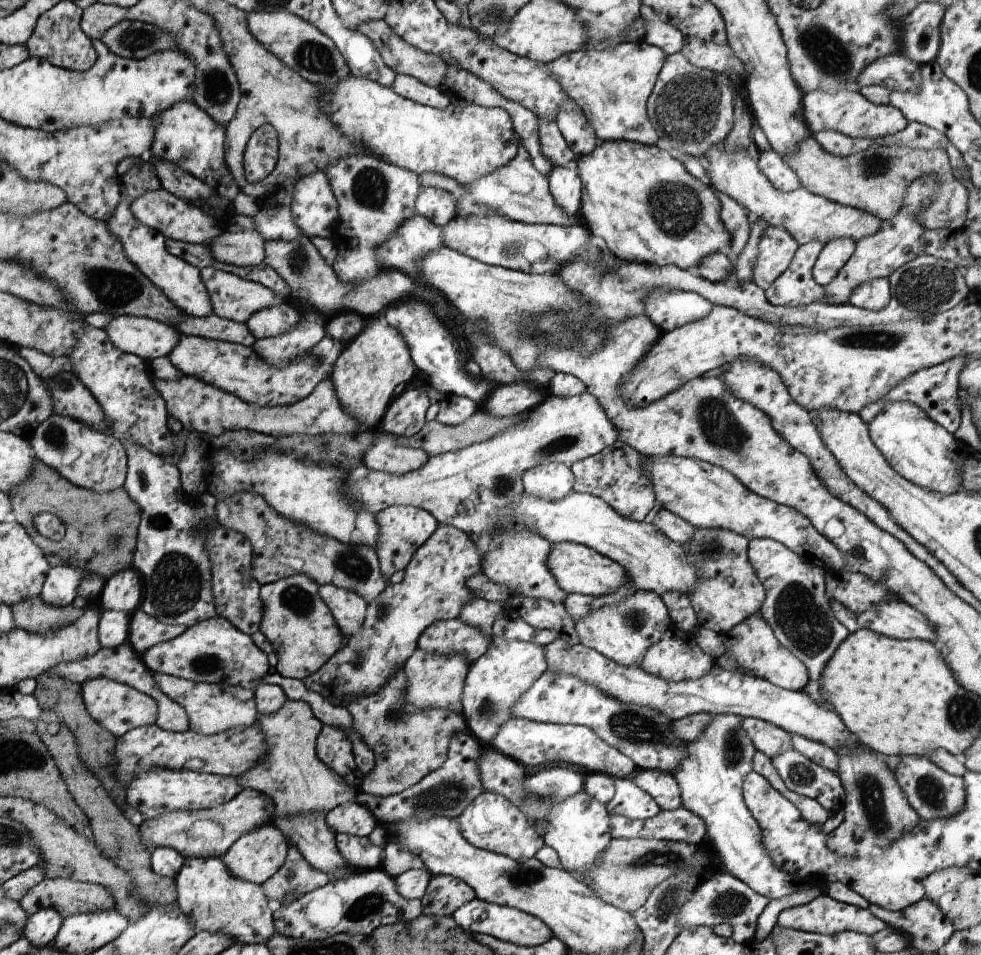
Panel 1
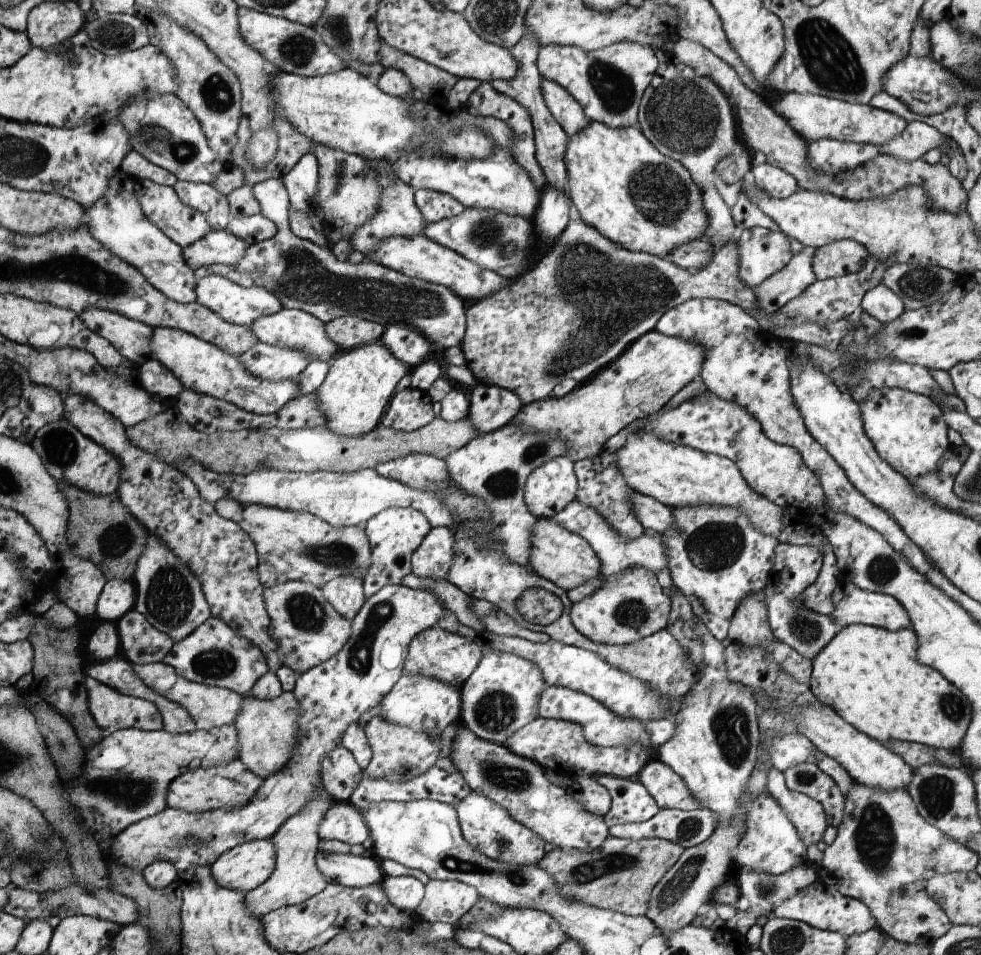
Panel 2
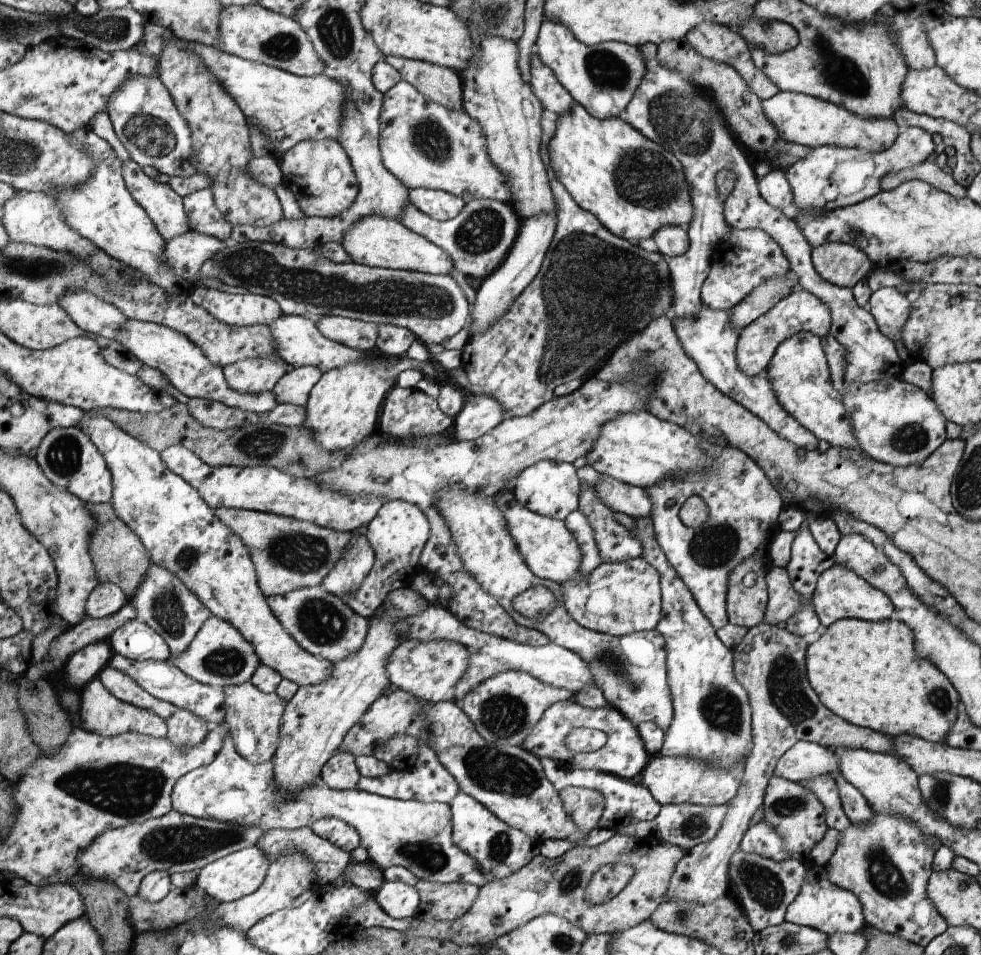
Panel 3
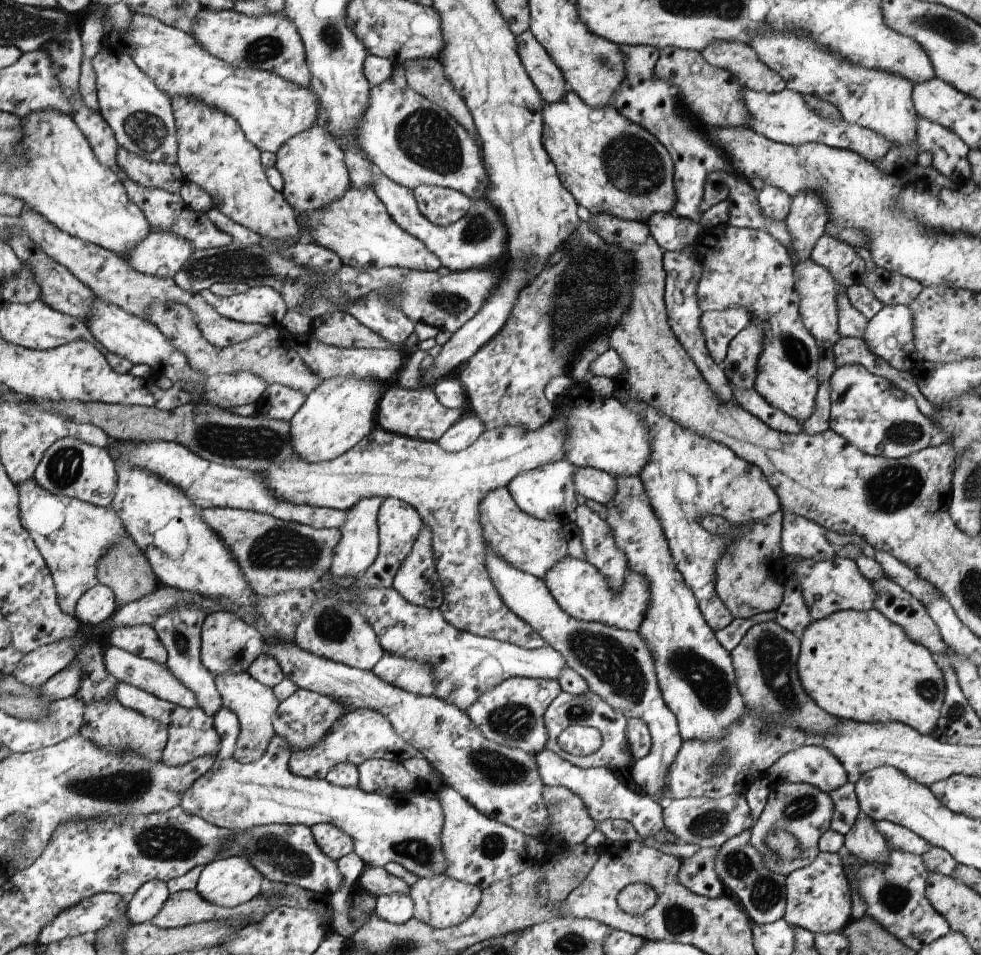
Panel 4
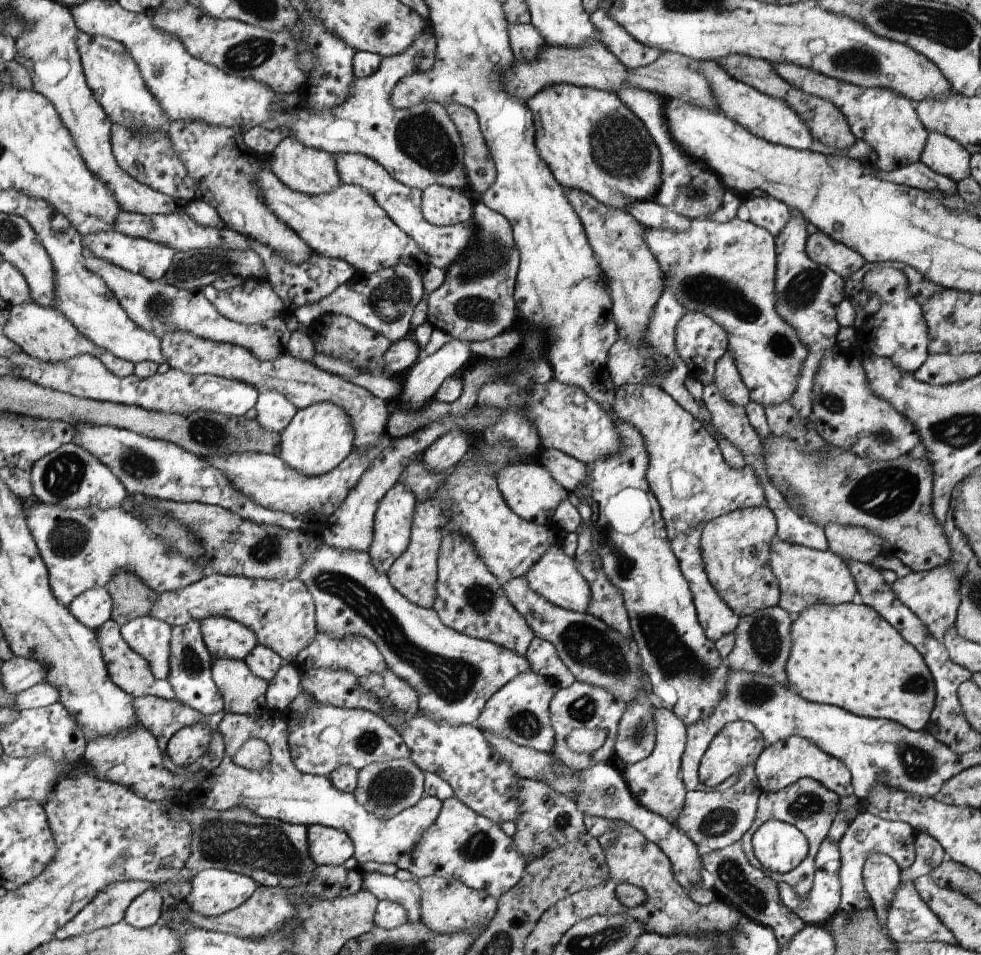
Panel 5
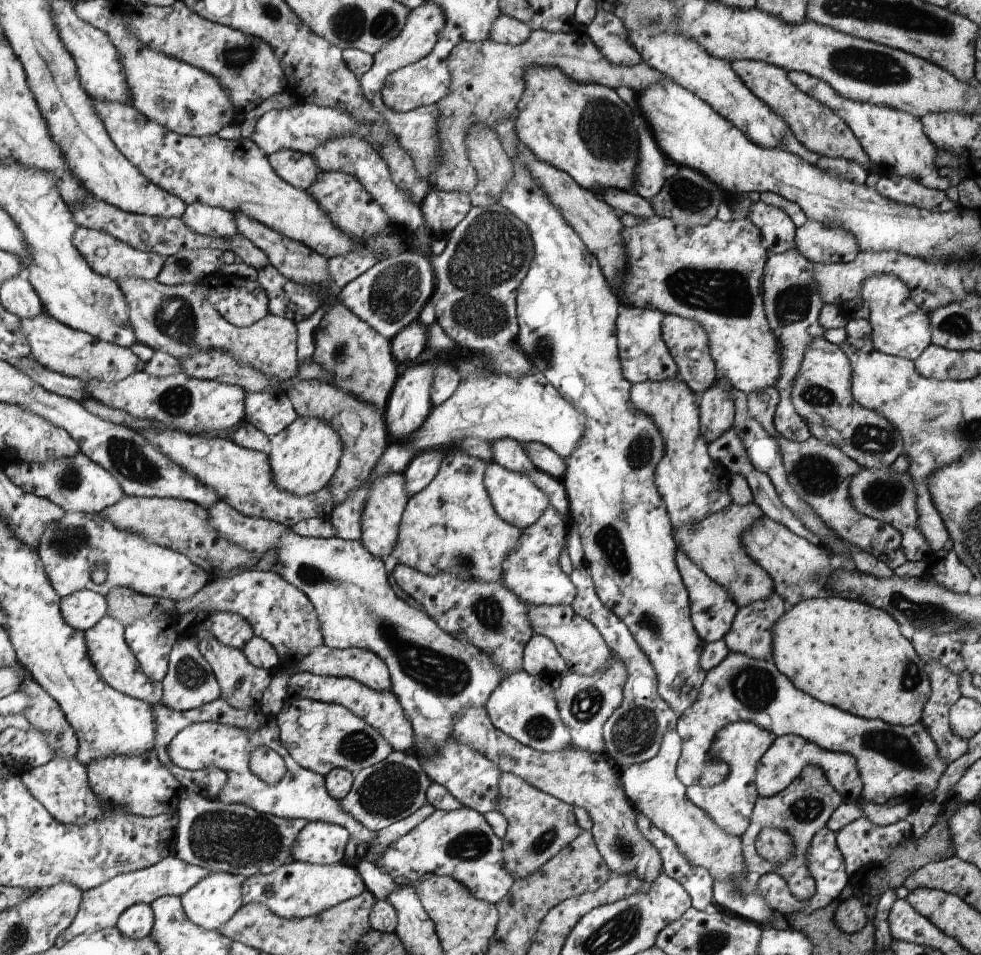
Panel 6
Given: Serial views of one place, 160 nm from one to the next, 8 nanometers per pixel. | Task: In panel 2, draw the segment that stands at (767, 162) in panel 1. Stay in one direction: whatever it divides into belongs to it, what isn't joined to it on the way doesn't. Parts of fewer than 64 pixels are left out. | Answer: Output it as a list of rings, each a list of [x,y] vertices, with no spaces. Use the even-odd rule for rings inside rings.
[[[767,162],[759,165],[751,164],[750,170],[756,188],[771,198],[784,199],[798,190],[795,178]]]

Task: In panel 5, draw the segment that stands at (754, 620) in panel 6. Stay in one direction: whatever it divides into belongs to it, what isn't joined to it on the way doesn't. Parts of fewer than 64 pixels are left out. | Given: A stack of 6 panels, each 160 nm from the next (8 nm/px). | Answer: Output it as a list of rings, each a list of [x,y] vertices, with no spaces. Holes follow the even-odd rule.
[[[777,605],[738,617],[738,623],[732,630],[733,648],[726,656],[728,668],[762,674],[774,678],[778,683],[787,687],[784,664],[790,647],[789,627],[791,621],[792,616]]]

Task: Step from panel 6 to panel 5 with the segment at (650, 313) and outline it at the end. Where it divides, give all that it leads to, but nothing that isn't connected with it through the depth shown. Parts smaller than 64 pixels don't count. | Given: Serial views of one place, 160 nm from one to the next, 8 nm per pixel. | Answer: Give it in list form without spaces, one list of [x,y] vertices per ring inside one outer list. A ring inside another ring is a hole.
[[[665,285],[661,296],[653,305],[652,313],[648,316],[645,330],[642,332],[642,343],[636,345],[631,339],[619,336],[609,349],[607,367],[615,387],[645,383],[655,378],[658,387],[669,394],[679,406],[685,404],[685,394],[689,394],[684,385],[688,370],[674,347],[674,326],[685,312],[687,311],[675,300],[674,294]]]

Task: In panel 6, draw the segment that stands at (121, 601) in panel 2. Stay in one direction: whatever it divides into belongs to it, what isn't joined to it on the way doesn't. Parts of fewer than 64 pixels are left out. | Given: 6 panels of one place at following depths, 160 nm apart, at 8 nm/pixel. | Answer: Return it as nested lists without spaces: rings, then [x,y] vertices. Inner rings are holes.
[[[81,589],[61,598],[59,607],[64,621],[76,631],[84,632],[107,614],[107,599],[99,593]]]

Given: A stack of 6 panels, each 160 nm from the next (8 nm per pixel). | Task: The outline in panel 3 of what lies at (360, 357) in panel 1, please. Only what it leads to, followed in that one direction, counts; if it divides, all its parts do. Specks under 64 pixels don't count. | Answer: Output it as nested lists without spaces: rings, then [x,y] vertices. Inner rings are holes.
[[[407,355],[398,358],[363,358],[338,369],[321,373],[319,380],[311,387],[304,404],[304,424],[312,434],[312,440],[326,451],[341,451],[359,445],[371,435],[379,406],[391,392],[395,376],[402,370],[418,369],[432,379],[435,375],[432,362],[419,362]]]

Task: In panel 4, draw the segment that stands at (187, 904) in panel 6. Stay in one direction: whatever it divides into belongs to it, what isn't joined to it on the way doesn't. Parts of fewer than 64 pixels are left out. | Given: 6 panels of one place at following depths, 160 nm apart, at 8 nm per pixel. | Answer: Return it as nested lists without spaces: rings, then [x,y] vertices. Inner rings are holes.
[[[229,857],[202,866],[197,894],[218,907],[234,907],[260,893],[262,876],[243,858]]]

